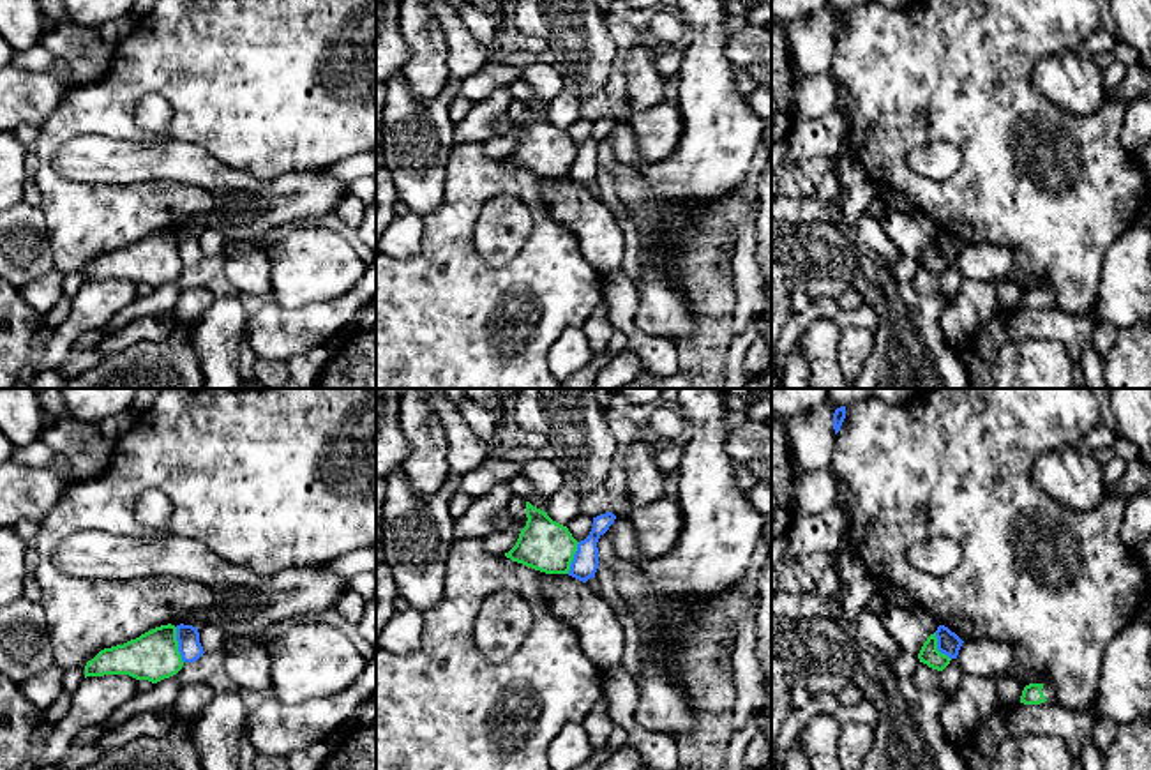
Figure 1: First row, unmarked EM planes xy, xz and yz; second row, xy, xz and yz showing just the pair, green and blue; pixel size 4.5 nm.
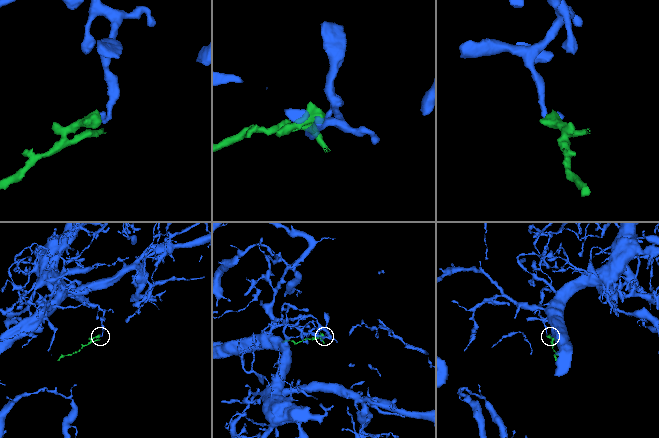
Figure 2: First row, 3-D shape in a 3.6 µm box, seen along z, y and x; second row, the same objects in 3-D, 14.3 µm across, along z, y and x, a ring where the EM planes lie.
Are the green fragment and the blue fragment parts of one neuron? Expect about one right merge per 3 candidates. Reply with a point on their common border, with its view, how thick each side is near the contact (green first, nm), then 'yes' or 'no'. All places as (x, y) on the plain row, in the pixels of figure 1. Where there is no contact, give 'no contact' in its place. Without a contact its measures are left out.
xy (177, 249) | 220/110 nm | no

